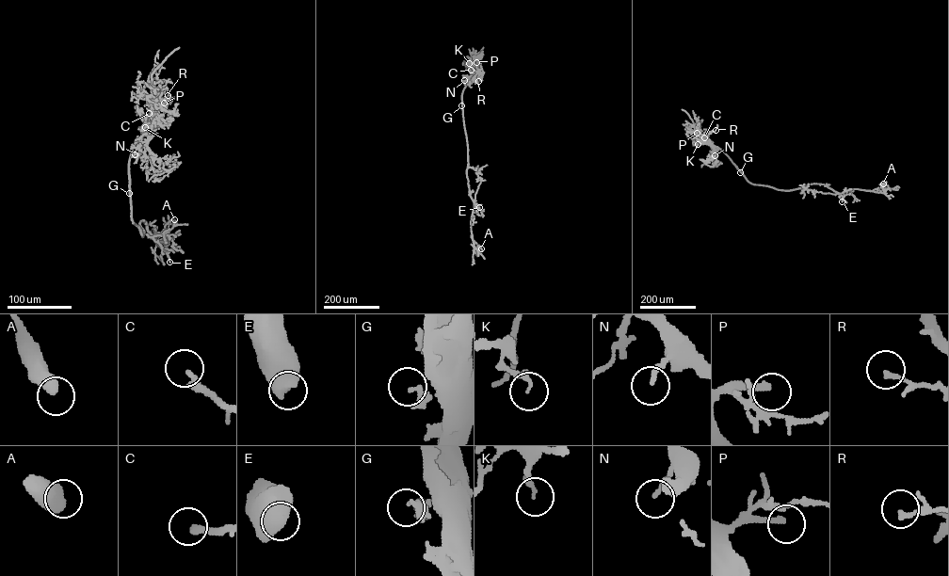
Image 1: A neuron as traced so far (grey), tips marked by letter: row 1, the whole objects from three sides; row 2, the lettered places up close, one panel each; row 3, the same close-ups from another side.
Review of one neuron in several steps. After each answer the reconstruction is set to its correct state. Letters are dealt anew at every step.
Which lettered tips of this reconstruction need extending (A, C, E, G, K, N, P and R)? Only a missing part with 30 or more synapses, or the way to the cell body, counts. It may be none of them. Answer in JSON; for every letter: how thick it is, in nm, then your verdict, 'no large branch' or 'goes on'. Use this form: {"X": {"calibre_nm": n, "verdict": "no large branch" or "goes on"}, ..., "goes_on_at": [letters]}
{"A": {"calibre_nm": 600, "verdict": "no large branch"}, "C": {"calibre_nm": 240, "verdict": "goes on"}, "E": {"calibre_nm": 750, "verdict": "goes on"}, "G": {"calibre_nm": 130, "verdict": "no large branch"}, "K": {"calibre_nm": 200, "verdict": "no large branch"}, "N": {"calibre_nm": 190, "verdict": "goes on"}, "P": {"calibre_nm": 200, "verdict": "goes on"}, "R": {"calibre_nm": 150, "verdict": "no large branch"}, "goes_on_at": ["C", "E", "N", "P"]}

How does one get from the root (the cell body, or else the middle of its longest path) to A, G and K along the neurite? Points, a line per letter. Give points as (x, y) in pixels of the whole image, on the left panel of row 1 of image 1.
A: (140, 231), (142, 236), (139, 223), (143, 220), (155, 241), (150, 232), (165, 243), (165, 226), (174, 219)
G: (140, 231), (132, 220), (129, 193)
K: (140, 231), (132, 220), (129, 160), (135, 144), (153, 131), (157, 120), (145, 127)

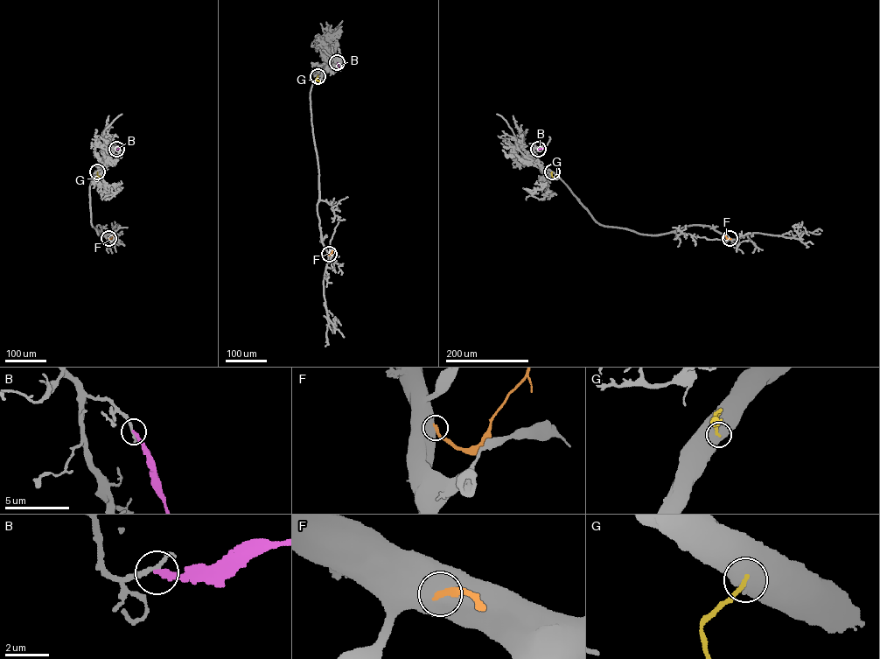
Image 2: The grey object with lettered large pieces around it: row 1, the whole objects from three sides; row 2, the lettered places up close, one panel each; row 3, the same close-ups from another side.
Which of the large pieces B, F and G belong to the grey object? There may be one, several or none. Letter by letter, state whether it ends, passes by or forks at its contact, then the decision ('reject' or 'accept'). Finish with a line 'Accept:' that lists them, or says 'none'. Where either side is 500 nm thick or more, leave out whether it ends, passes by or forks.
B: it ends | reject
F: reject
G: reject
Accept: none

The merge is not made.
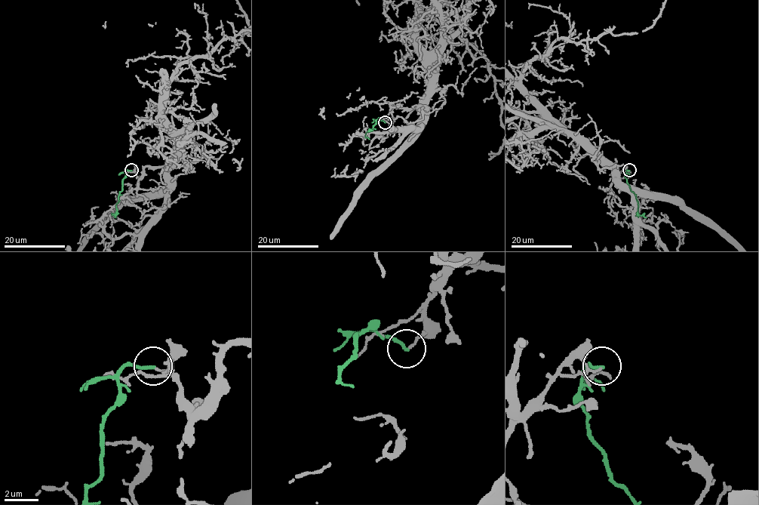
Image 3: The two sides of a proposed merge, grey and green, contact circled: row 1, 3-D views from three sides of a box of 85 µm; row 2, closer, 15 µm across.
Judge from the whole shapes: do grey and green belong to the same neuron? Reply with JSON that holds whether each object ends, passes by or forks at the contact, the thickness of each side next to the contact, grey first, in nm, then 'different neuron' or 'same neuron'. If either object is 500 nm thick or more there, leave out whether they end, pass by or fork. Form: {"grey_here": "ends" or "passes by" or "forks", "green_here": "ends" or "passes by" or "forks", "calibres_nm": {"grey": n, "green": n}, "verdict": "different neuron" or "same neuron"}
{"grey_here": "ends", "green_here": "ends", "calibres_nm": {"grey": 120, "green": 190}, "verdict": "different neuron"}

